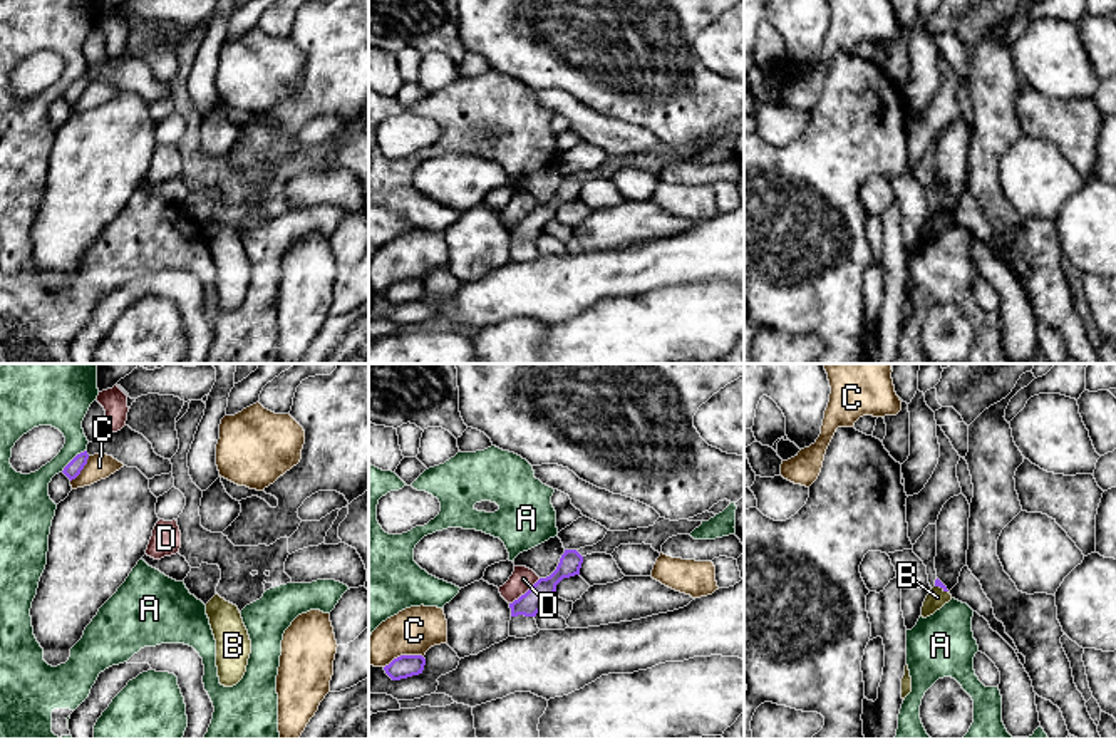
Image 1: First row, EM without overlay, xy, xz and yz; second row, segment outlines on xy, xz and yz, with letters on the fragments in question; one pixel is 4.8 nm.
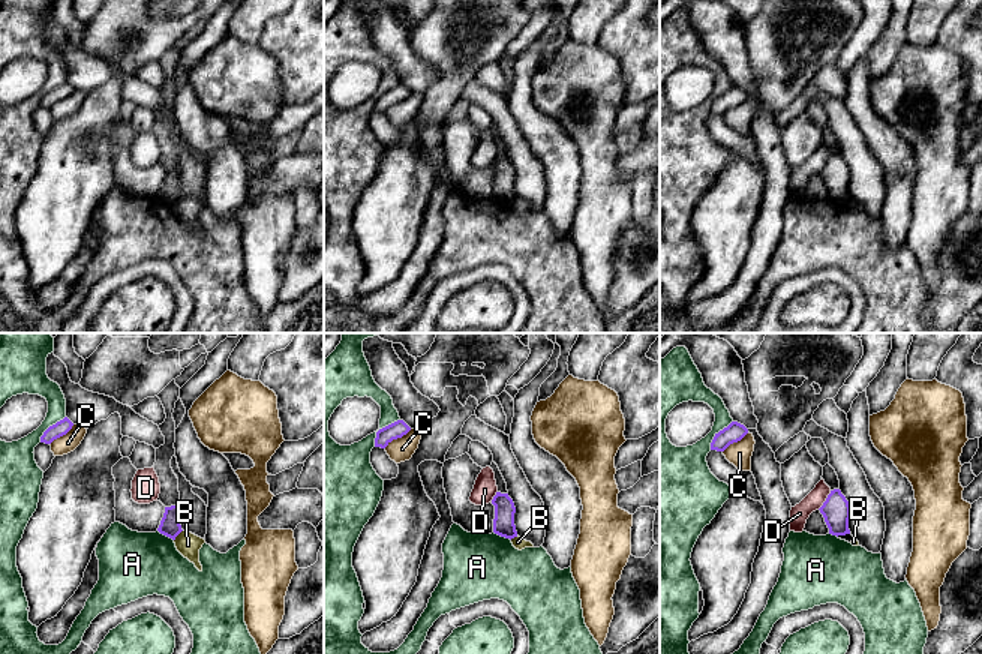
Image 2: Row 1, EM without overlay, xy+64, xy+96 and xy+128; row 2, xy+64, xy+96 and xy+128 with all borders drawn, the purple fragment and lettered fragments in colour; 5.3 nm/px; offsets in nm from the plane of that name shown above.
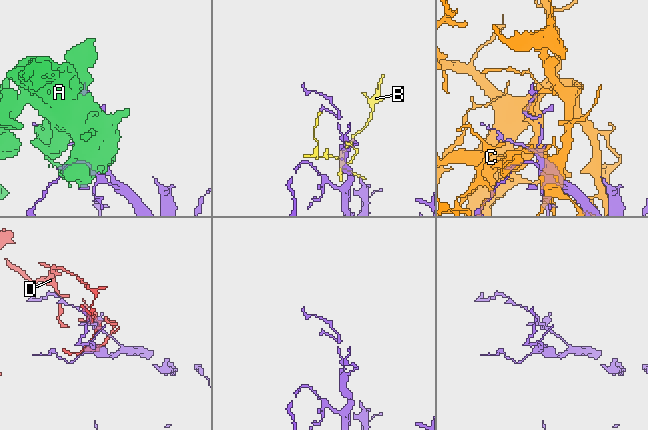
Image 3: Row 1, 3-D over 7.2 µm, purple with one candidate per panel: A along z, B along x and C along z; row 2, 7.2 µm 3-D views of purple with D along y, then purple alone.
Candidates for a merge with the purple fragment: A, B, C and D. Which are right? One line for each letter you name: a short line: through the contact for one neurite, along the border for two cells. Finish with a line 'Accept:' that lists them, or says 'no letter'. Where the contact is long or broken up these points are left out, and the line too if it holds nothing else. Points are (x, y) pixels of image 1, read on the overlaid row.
Accept: no letter

